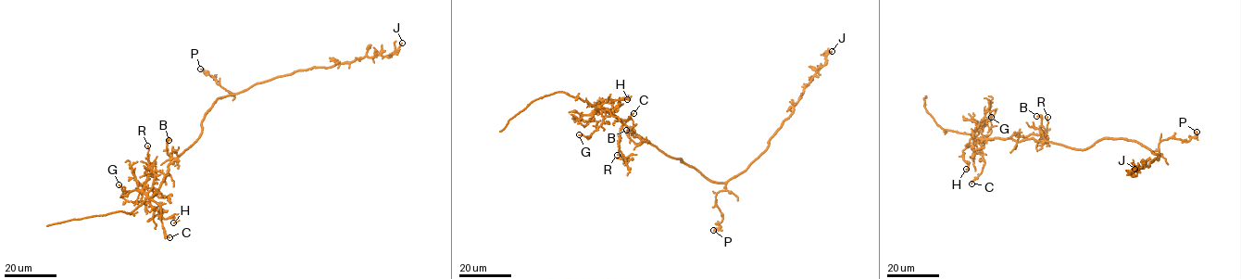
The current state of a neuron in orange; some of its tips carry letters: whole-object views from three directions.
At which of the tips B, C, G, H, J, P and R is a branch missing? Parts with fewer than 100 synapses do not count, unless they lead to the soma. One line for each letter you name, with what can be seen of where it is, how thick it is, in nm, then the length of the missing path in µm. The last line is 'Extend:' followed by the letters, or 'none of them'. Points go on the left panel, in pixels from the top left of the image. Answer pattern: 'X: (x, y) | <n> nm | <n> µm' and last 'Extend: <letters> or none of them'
Extend: none of them

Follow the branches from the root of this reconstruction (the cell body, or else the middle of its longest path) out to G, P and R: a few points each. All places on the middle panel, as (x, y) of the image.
G: (681, 159), (668, 156), (634, 136), (621, 120), (602, 108), (603, 122), (589, 138), (579, 134)
P: (681, 159), (709, 180), (725, 184), (725, 190), (716, 195), (716, 206), (722, 217), (719, 227), (713, 230)
R: (681, 159), (668, 156), (634, 136), (624, 124), (619, 144), (619, 150), (624, 159), (617, 155)

